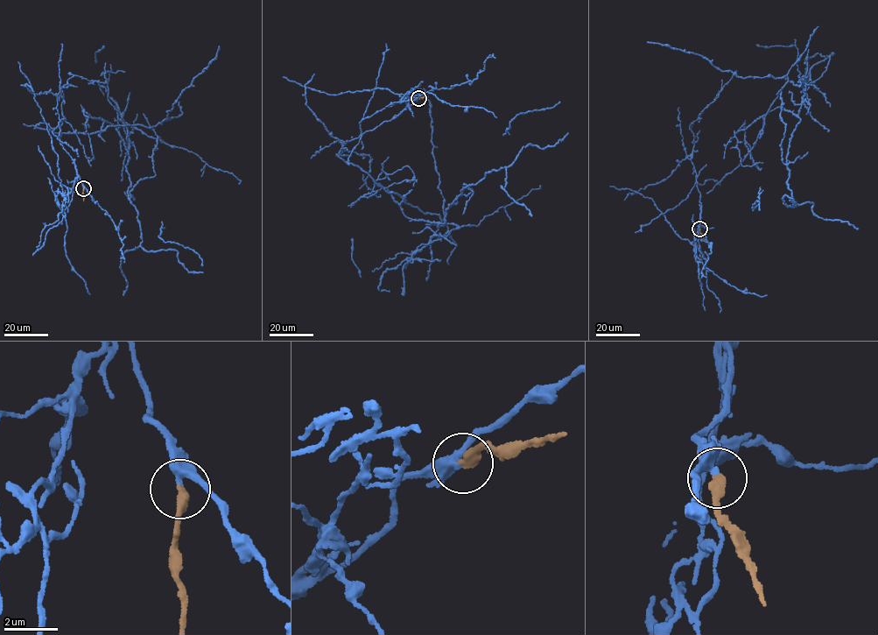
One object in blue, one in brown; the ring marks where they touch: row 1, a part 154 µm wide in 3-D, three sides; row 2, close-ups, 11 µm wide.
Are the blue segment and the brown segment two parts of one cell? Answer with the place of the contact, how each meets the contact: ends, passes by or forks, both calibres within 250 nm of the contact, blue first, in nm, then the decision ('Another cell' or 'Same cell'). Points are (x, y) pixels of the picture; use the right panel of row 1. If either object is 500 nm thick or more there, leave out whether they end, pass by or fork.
Place: (699, 229). At the ring blue passes by. At the ring brown ends. Thickness 320 nm (blue) against 400 nm. Another cell

